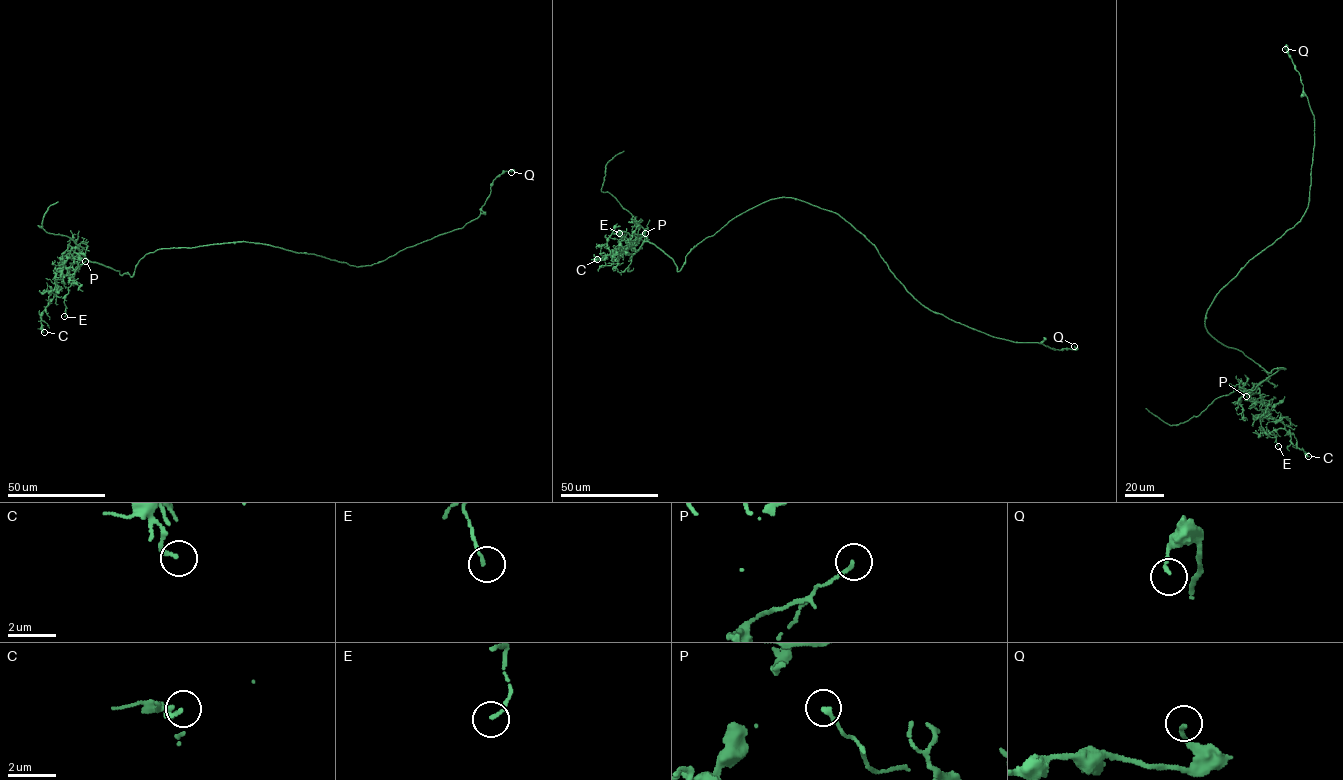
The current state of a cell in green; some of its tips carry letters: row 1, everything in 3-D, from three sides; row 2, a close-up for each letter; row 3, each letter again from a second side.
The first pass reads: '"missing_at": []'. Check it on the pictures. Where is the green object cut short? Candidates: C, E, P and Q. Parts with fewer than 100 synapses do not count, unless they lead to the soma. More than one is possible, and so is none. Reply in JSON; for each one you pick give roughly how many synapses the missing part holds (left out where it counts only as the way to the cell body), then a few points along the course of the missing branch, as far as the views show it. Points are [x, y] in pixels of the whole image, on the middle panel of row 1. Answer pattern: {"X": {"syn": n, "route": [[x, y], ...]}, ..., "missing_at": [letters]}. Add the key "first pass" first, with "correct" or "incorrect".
{"first pass": "correct", "missing_at": []}

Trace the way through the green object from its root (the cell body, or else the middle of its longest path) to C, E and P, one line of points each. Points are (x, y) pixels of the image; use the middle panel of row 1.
C: (807, 203), (778, 197), (749, 209), (691, 249), (679, 271), (647, 241), (634, 253), (614, 249), (597, 259)
E: (807, 203), (778, 197), (749, 209), (691, 249), (678, 271), (648, 242), (621, 253), (632, 236), (619, 233)
P: (807, 203), (778, 197), (749, 209), (691, 249), (678, 271), (648, 242), (634, 253), (621, 253), (645, 233)

